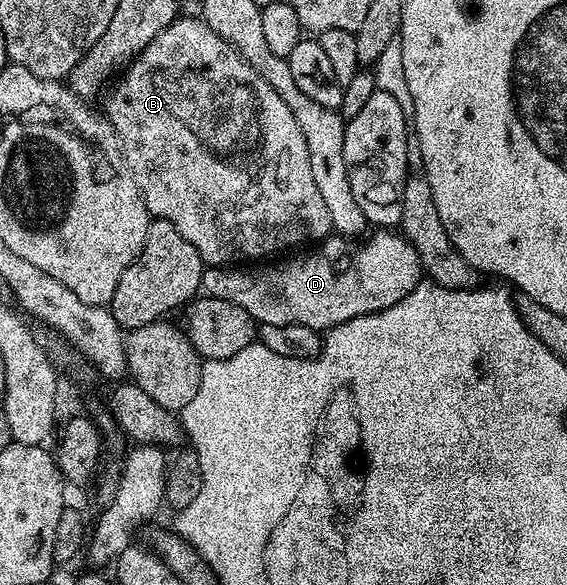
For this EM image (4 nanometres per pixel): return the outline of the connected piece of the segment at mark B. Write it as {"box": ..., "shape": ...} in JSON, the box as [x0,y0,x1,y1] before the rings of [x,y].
{"box":[105,17,331,266],"shape":[[[201,17],[175,18],[167,30],[160,32],[160,36],[156,36],[156,40],[152,40],[152,44],[148,44],[148,48],[144,48],[142,53],[125,67],[123,74],[126,75],[118,83],[113,83],[114,91],[106,98],[105,117],[109,119],[121,141],[122,154],[146,202],[147,210],[154,218],[168,220],[168,224],[172,224],[172,228],[176,228],[176,232],[180,232],[180,236],[184,236],[184,240],[188,240],[188,244],[196,248],[203,263],[210,266],[234,264],[241,254],[246,258],[254,258],[250,260],[262,260],[265,259],[262,258],[265,254],[274,254],[277,250],[288,249],[289,246],[314,244],[323,238],[331,237],[328,208],[320,196],[320,191],[316,189],[316,180],[312,180],[312,168],[308,165],[308,144],[304,144],[304,132],[300,132],[300,124],[296,124],[288,104],[284,104],[284,100],[276,96],[272,84],[268,84],[264,76],[257,74],[223,38],[216,36],[216,32],[212,32],[212,28],[208,28],[208,24],[202,21]]]}

